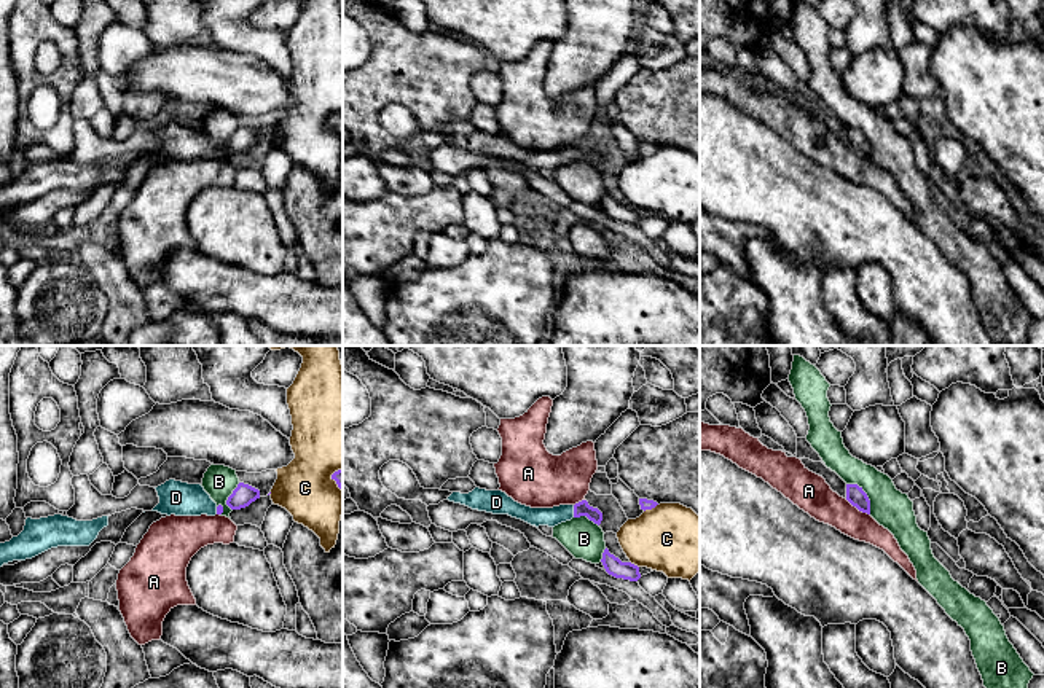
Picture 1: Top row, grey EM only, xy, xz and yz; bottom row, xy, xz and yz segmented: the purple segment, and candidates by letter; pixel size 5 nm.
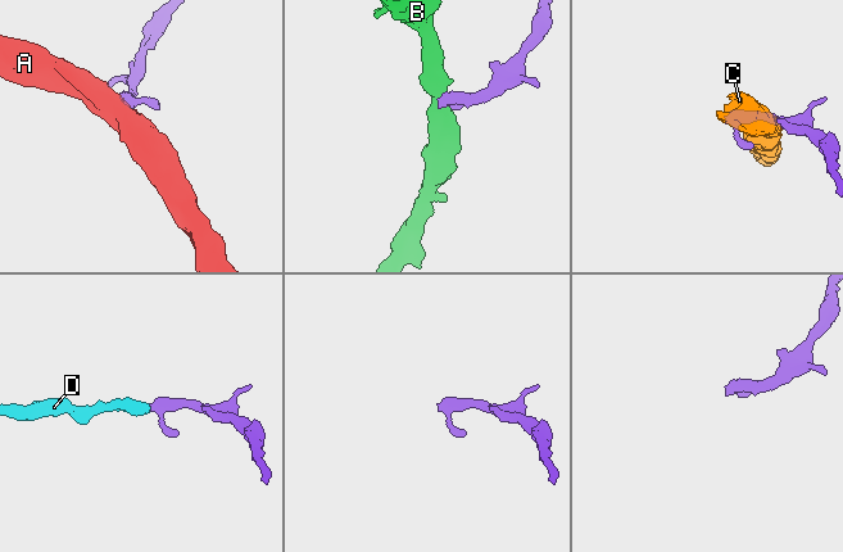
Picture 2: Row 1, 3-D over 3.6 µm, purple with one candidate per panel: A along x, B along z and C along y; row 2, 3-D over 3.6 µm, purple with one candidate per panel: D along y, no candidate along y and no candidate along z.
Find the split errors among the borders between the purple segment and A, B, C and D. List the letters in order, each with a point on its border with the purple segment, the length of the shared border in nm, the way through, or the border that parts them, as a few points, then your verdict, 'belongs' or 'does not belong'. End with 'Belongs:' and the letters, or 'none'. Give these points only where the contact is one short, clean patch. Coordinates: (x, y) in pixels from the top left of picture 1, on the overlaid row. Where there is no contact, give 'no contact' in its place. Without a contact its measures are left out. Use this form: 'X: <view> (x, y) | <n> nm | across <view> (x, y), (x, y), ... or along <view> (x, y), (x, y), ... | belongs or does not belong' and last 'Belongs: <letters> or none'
A: yz (858, 508) | 150 nm | along yz (845, 499), (869, 515) | does not belong
B: yz (866, 494) | 200 nm | along yz (847, 483), (855, 483), (866, 494), (871, 513) | does not belong
C: xz (651, 508) | 80 nm | does not belong
D: xz (574, 512) | 60 nm | belongs
Belongs: D

